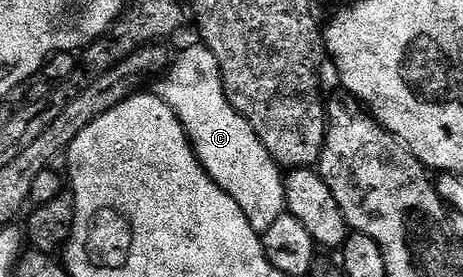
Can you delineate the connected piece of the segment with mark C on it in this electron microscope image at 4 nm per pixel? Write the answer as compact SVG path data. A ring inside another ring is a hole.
M203 46L188 48L181 56L177 55L173 59L168 71L162 77L162 83L164 85L158 89L158 95L166 102L166 106L170 106L170 110L174 110L174 114L182 122L200 165L208 171L210 178L219 188L226 190L226 194L230 194L230 198L234 198L234 202L242 206L242 214L246 214L250 226L254 226L256 232L263 234L266 230L270 230L270 226L274 226L274 222L278 222L278 218L286 212L285 177L272 160L266 146L262 146L258 134L254 134L254 130L246 122L246 118L239 116L234 106L230 106L222 86L218 58L214 58L214 54L210 54L210 50Z

